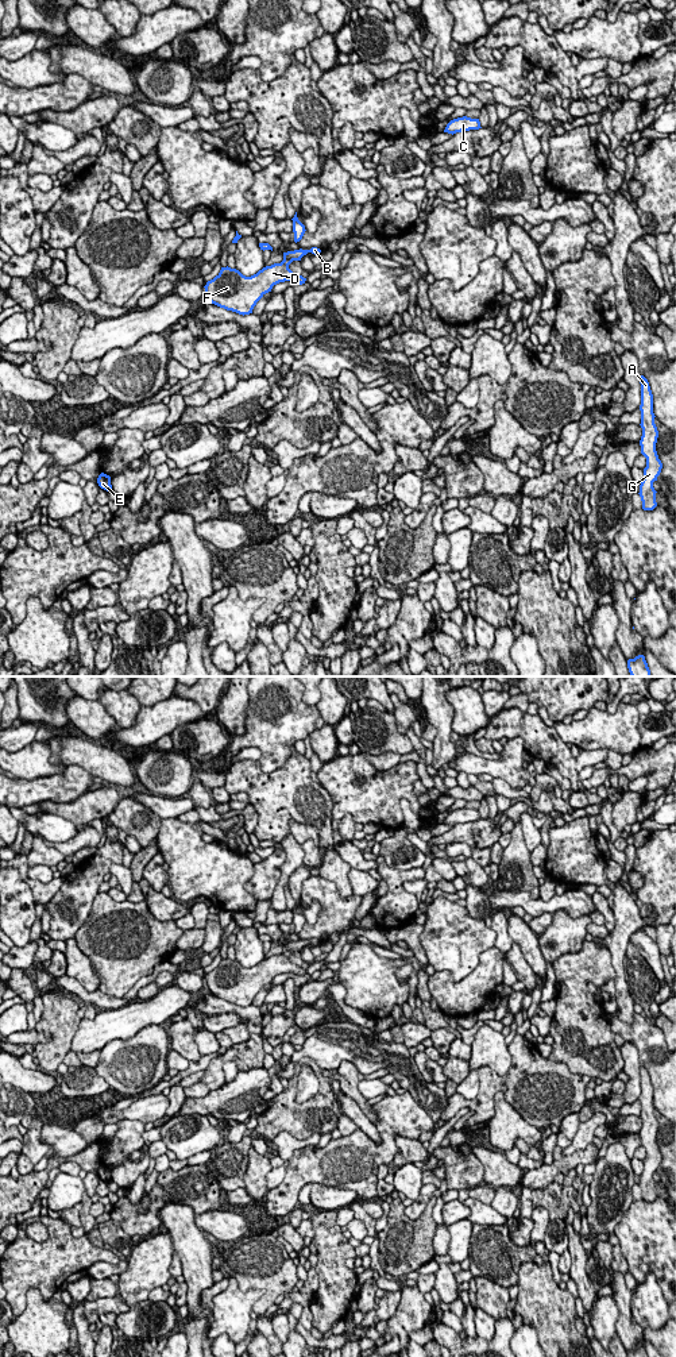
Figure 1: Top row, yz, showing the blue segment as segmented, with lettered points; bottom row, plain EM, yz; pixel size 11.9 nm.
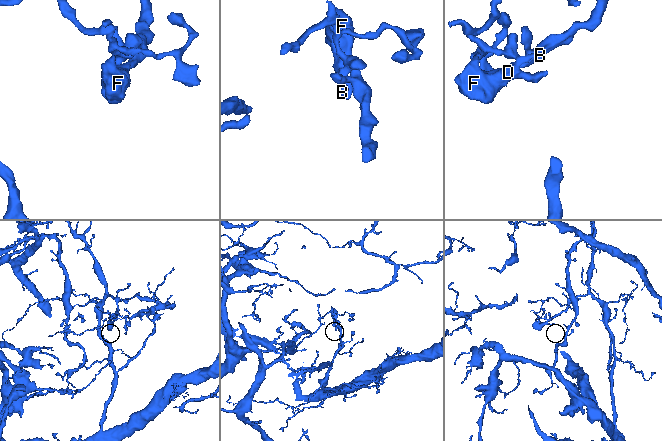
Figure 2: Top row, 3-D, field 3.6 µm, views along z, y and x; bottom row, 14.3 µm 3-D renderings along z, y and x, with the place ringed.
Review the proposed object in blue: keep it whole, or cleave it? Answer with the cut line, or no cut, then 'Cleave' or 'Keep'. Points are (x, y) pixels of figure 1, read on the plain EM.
Split along yz (282, 952), (288, 958). Cleave

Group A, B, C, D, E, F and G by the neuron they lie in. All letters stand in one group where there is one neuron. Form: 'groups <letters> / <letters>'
groups A C D E F G / B

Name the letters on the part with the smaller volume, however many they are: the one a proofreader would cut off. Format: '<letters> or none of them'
B

